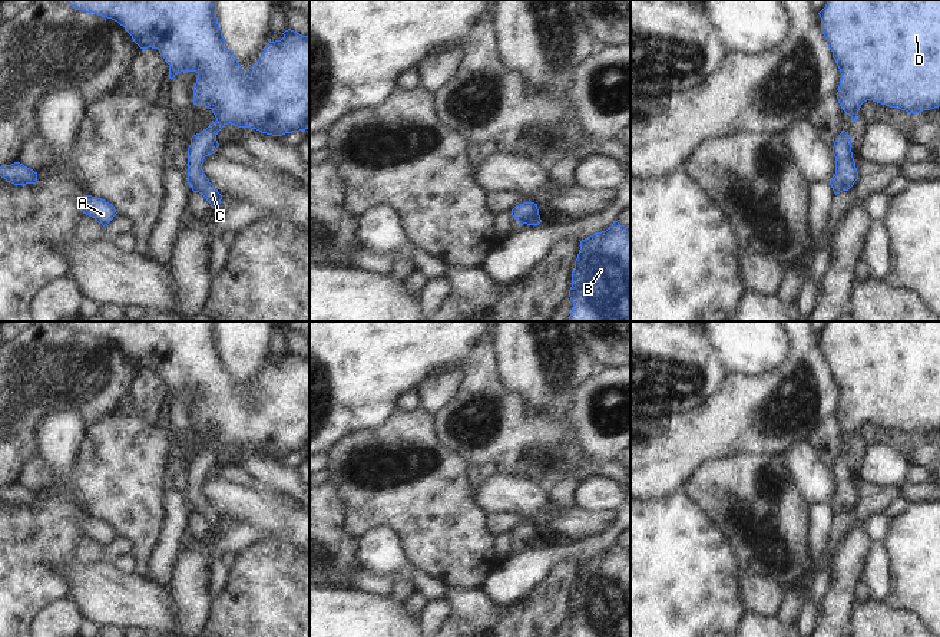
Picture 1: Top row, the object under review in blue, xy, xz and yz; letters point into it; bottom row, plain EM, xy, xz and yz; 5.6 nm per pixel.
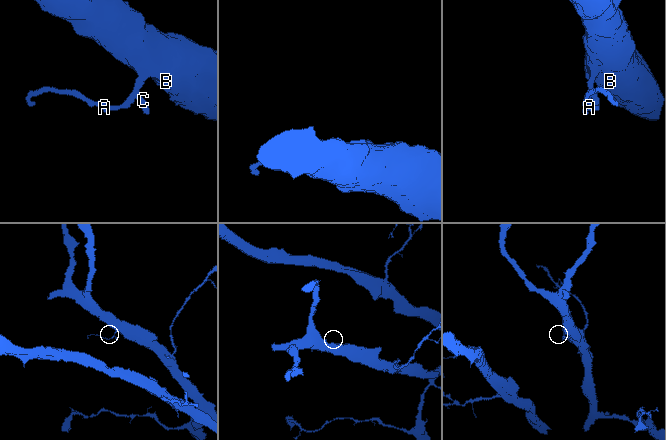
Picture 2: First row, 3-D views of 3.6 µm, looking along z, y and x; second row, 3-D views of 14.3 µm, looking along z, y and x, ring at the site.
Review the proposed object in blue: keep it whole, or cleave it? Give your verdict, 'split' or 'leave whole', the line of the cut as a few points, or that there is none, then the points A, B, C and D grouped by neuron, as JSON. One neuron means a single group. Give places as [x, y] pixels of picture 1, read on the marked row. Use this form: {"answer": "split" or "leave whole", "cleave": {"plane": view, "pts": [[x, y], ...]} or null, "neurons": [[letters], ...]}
{"answer": "leave whole", "cleave": null, "neurons": [["A", "B", "C", "D"]]}

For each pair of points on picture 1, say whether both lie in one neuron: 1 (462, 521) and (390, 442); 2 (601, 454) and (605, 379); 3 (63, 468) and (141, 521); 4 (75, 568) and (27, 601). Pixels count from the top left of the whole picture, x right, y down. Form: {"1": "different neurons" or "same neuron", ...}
{"1": "same neuron", "2": "same neuron", "3": "different neurons", "4": "different neurons"}

